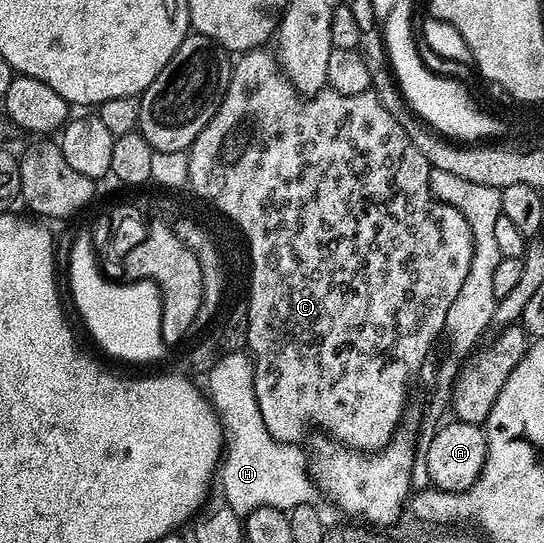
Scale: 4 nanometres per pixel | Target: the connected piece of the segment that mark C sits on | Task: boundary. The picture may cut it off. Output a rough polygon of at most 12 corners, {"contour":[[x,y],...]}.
{"contour":[[232,63],[188,189],[249,245],[267,431],[376,452],[467,280],[376,94]]}

